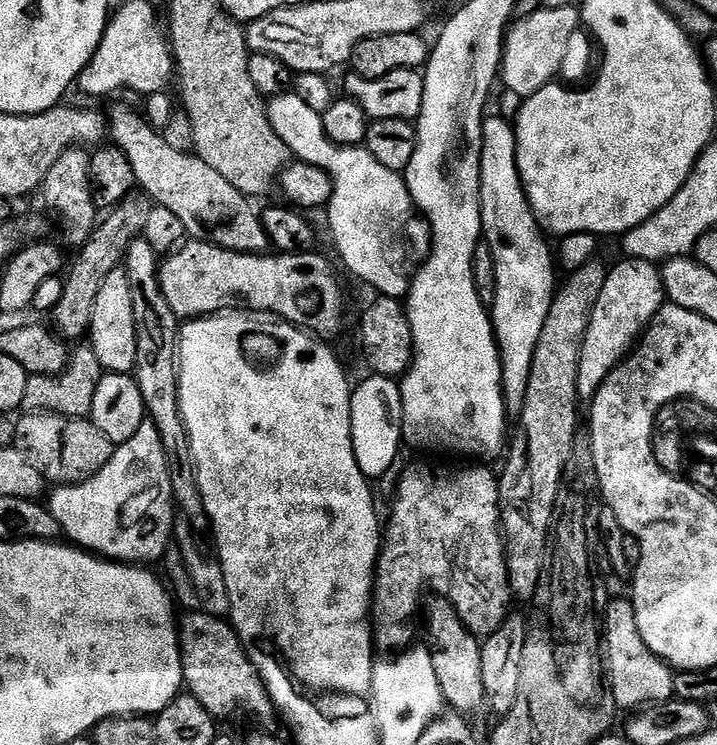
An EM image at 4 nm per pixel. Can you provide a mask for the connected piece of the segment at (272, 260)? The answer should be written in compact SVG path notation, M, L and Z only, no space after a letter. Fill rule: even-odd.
M189 239L161 263L160 289L162 294L166 294L166 302L170 302L170 310L174 310L176 317L184 322L201 316L247 310L252 314L279 318L286 324L295 324L297 328L303 328L305 332L325 342L332 342L344 328L344 292L340 289L340 280L331 262L320 255L319 251L293 256L231 252L216 244L208 244L205 240Z

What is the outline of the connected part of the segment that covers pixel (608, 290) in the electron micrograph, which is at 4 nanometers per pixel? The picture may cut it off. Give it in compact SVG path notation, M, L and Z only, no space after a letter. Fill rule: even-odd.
M621 259L621 264L609 271L606 286L598 294L590 326L582 342L582 358L578 362L578 394L581 401L591 401L606 378L633 351L648 323L666 302L660 268L650 260Z

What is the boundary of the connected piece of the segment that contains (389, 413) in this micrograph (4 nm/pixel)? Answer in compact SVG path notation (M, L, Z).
M369 375L369 380L364 380L360 385L352 388L352 401L350 402L350 426L352 427L352 445L354 446L354 458L358 458L358 466L362 470L362 474L369 478L375 476L384 476L392 468L392 463L396 460L396 455L400 452L400 444L404 440L404 411L402 410L402 398L400 397L399 383L391 376Z

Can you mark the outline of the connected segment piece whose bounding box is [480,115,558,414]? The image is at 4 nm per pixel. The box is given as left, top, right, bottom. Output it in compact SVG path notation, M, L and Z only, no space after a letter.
M489 115L482 130L480 227L496 263L496 297L492 304L490 300L490 315L496 344L500 347L504 404L509 413L518 414L526 402L534 346L538 346L542 326L546 326L546 314L550 314L552 298L558 291L558 268L554 263L553 245L552 248L548 245L549 237L532 213L528 195L524 192L518 170L516 129L500 116Z

